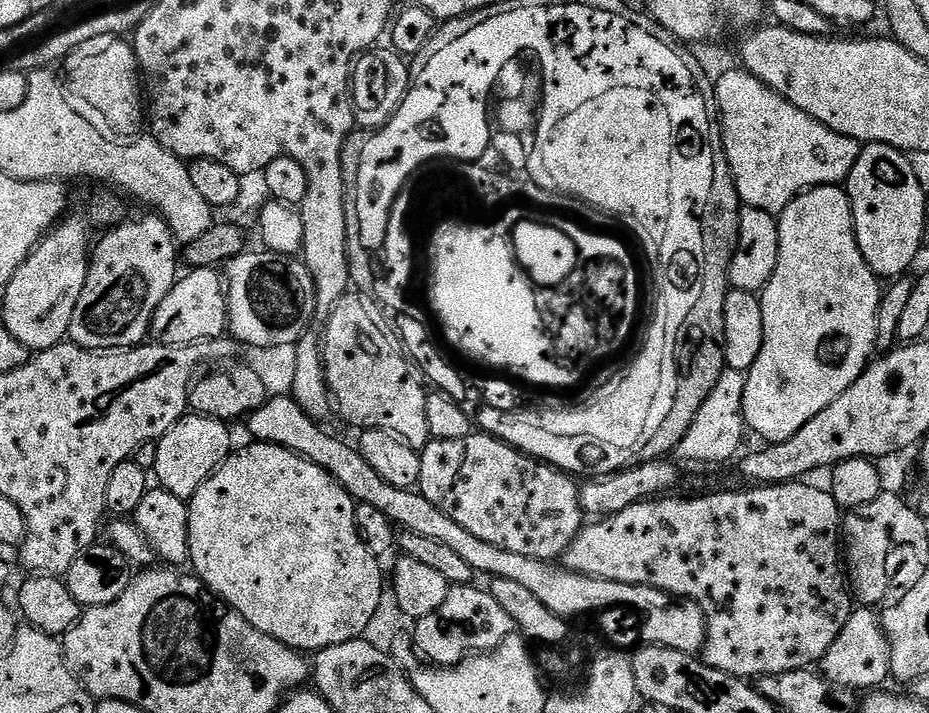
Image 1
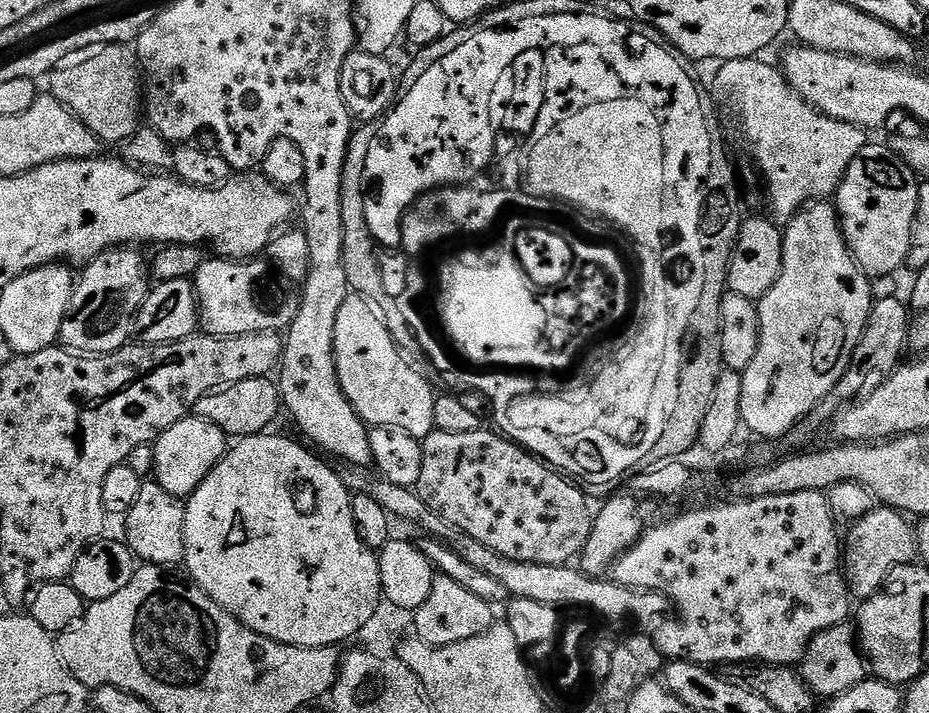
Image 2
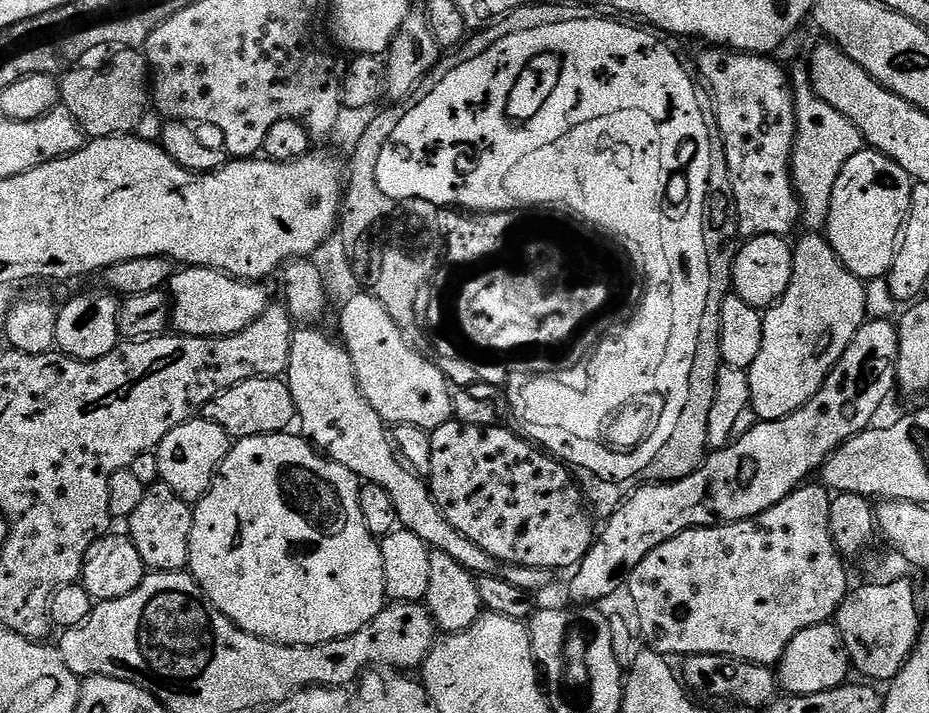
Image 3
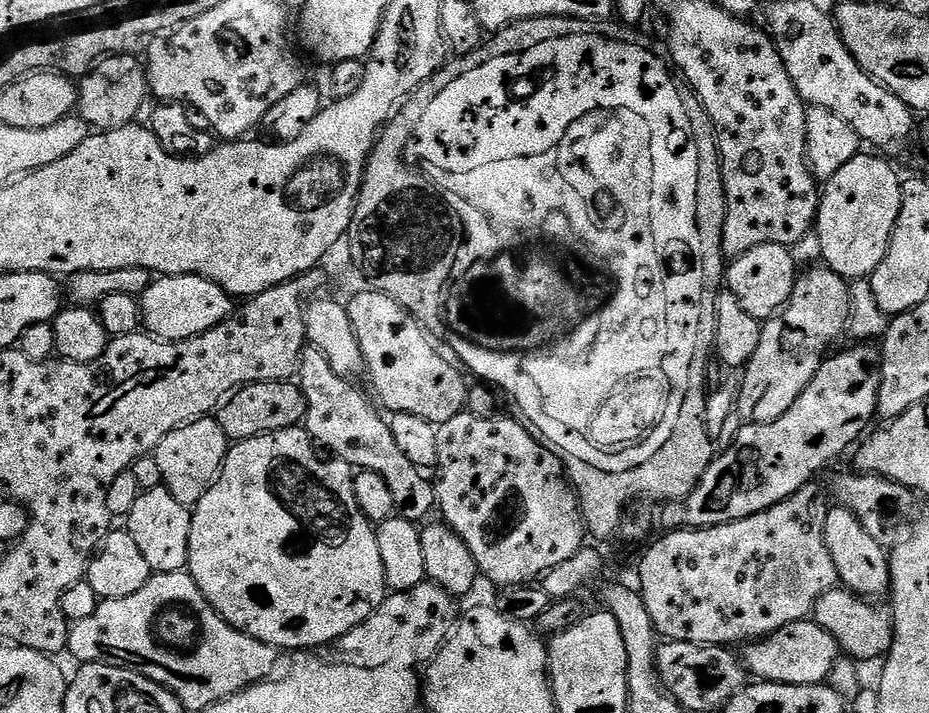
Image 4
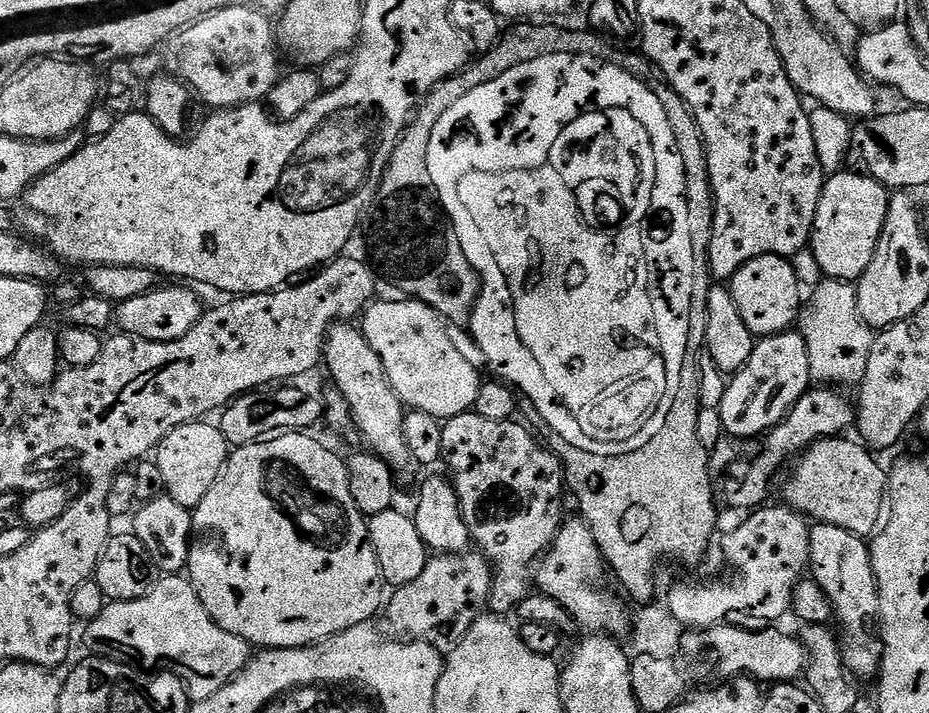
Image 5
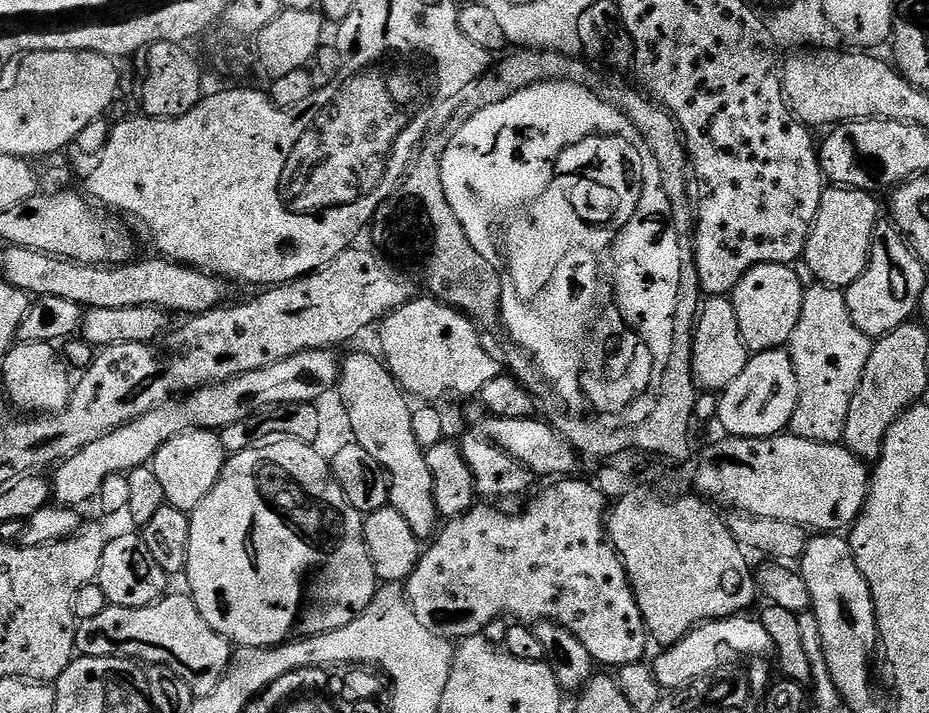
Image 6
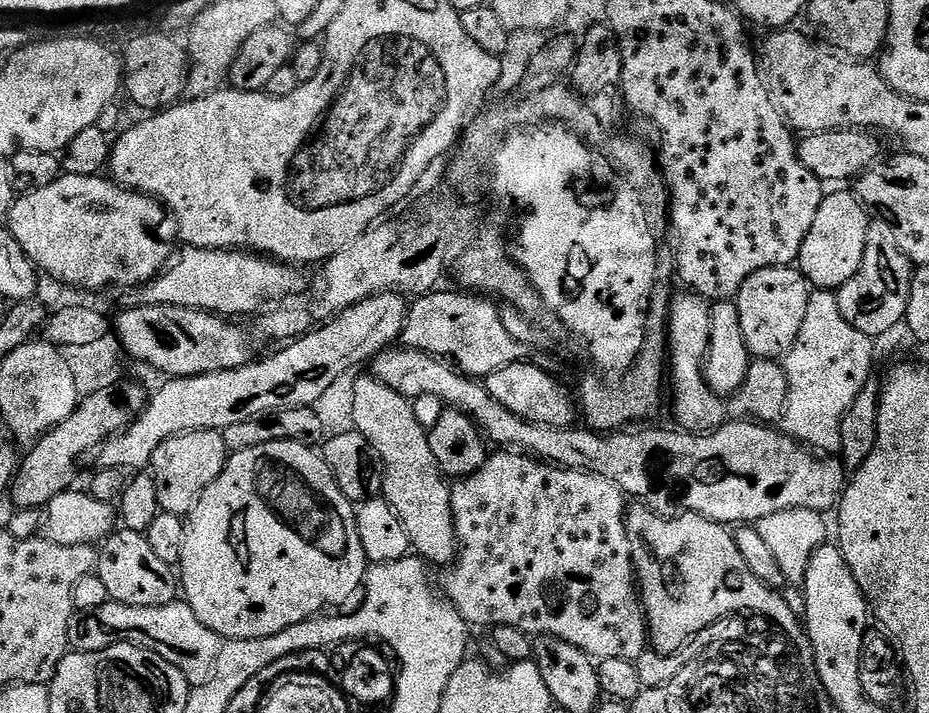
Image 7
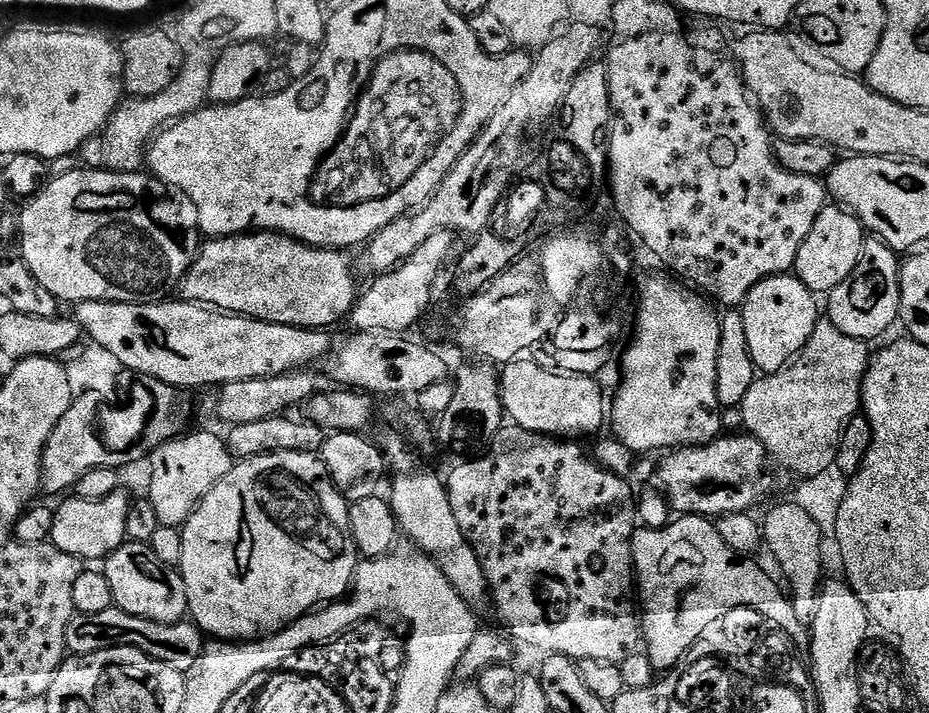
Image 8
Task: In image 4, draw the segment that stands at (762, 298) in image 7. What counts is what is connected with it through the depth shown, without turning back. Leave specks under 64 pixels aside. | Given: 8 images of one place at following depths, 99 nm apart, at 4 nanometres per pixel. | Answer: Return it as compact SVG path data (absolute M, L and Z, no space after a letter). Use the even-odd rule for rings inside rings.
M763 244L754 246L754 250L746 250L746 254L735 257L726 268L727 291L738 298L742 310L753 316L755 320L767 322L779 313L788 303L796 285L798 267L783 244Z

